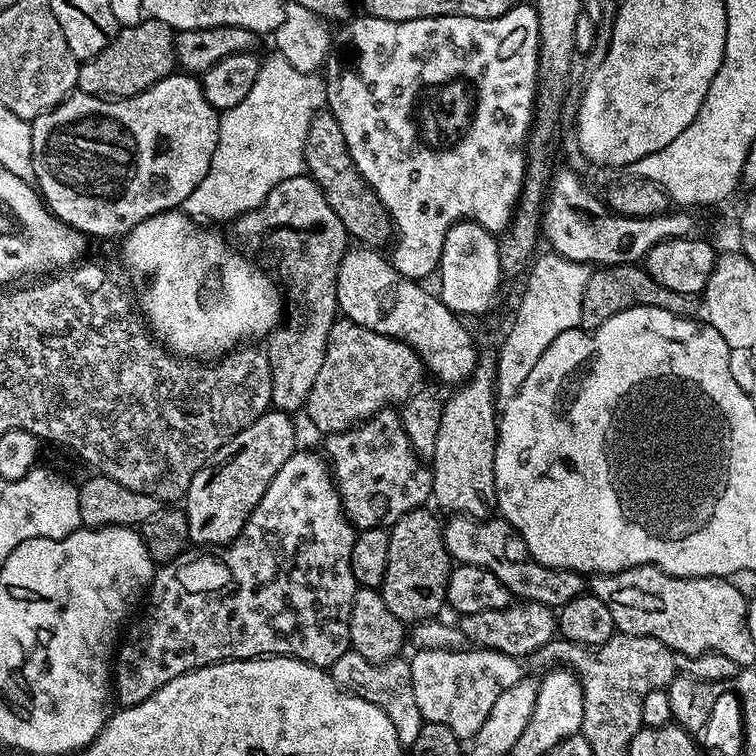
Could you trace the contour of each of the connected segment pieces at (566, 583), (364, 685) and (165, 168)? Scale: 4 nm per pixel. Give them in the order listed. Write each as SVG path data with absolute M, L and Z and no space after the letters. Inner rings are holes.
M453 515L449 520L451 521L447 521L444 527L444 541L449 555L457 563L476 565L490 570L517 599L524 602L536 601L558 610L566 602L583 595L587 589L587 581L581 573L548 568L538 562L530 554L525 540L507 520L503 518L473 520L471 517L458 515Z
M348 651L334 662L330 669L330 675L341 688L356 693L366 702L374 702L394 722L394 730L398 734L401 744L411 746L418 738L425 720L419 712L417 699L414 698L414 684L411 682L411 666L404 658L387 660L384 664L366 662L362 654Z
M173 74L158 81L150 90L146 90L137 96L126 96L122 100L114 100L103 96L91 96L85 92L73 91L67 99L61 101L56 108L42 114L32 125L32 161L34 162L34 184L38 189L47 209L61 220L63 224L69 224L72 229L85 237L91 236L120 236L127 237L138 222L146 218L156 216L160 212L170 212L179 209L190 194L206 178L206 170L210 170L210 162L214 158L214 150L219 140L220 116L215 108L206 102L203 83L192 74Z

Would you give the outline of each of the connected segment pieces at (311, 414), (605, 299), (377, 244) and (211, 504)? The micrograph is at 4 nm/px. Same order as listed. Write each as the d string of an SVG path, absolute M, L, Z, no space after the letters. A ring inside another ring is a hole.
M337 318L328 335L326 362L322 362L318 378L310 388L306 403L308 420L323 434L344 432L383 408L403 405L421 387L423 376L426 376L423 361L403 339L392 339Z
M639 263L609 264L593 271L590 282L586 282L586 294L582 294L581 325L595 330L603 326L614 314L622 314L631 308L657 308L675 316L695 317L702 308L701 297L697 294L682 294L678 290L666 290L662 282L654 282L650 274Z
M321 110L309 124L309 134L305 140L304 167L307 175L322 190L330 210L342 218L342 226L353 241L371 249L383 249L383 244L393 239L394 229L387 210L382 206L375 190L368 185L366 178L358 170L350 150L346 146L346 137L342 135L342 126L332 117L332 113Z
M275 408L264 412L246 430L240 431L230 442L224 443L212 459L194 476L194 481L190 484L190 490L184 499L188 536L191 543L221 547L232 543L239 536L250 514L261 500L262 494L265 493L266 487L297 449L293 420L294 418L289 413Z

